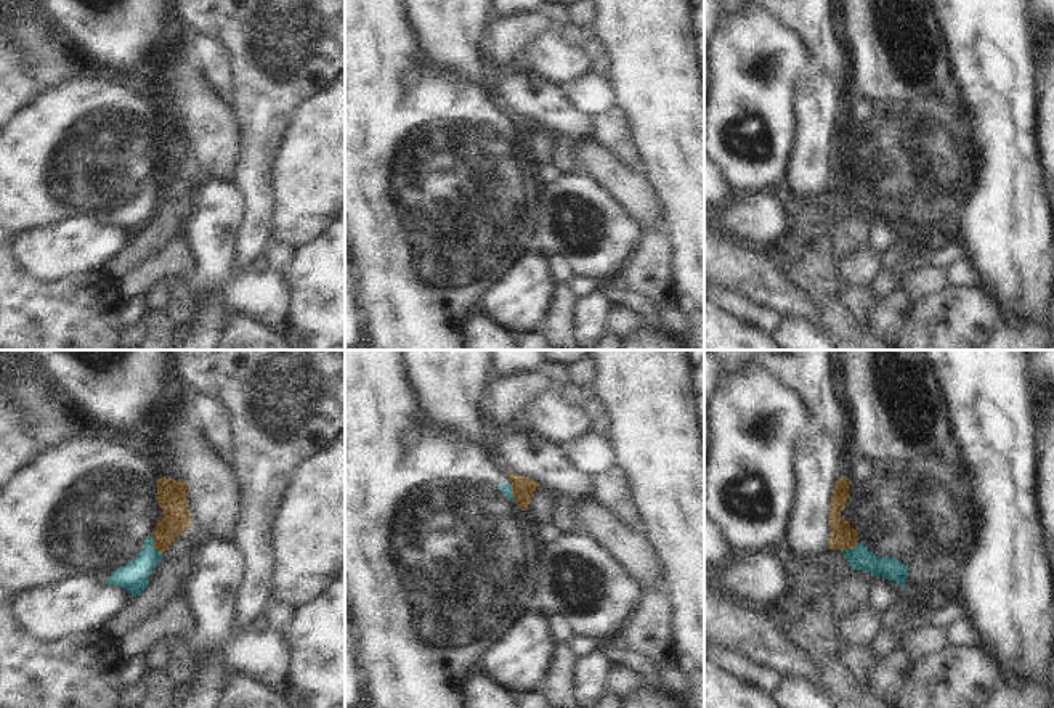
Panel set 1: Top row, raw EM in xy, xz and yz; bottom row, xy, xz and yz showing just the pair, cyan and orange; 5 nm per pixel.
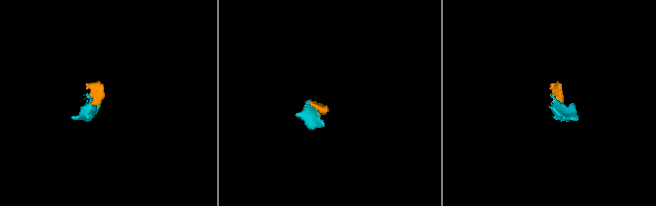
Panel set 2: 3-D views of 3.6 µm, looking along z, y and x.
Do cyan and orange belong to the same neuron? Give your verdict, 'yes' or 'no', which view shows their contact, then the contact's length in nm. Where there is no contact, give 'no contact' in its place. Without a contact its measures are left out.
no | xy | 120 nm

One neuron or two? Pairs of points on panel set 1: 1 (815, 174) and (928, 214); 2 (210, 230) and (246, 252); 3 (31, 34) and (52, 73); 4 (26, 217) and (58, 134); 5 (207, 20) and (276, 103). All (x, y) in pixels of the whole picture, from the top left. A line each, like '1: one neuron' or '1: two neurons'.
1: two neurons
2: two neurons
3: one neuron
4: one neuron
5: one neuron

